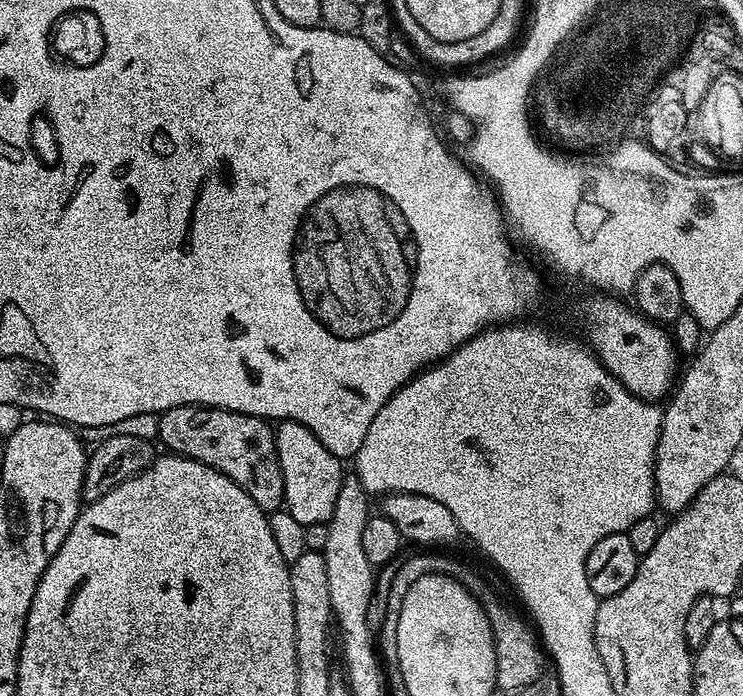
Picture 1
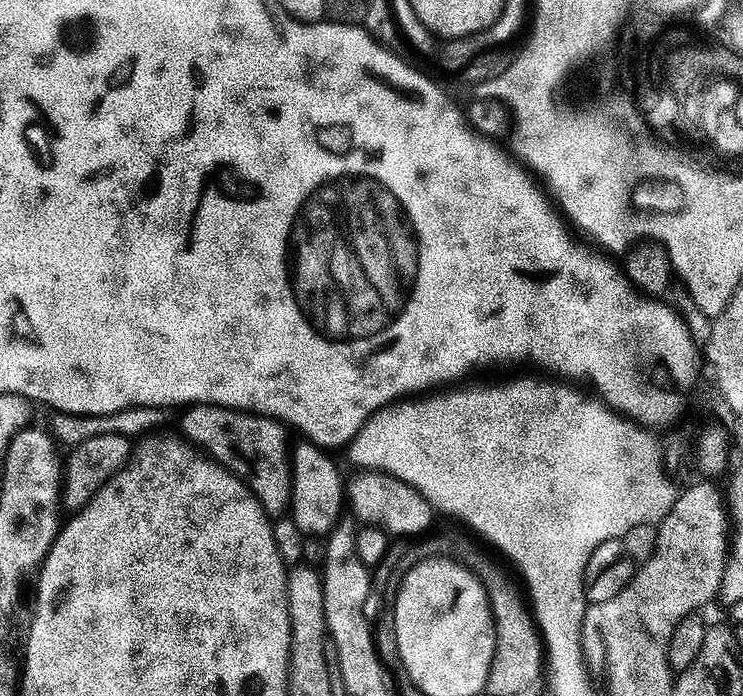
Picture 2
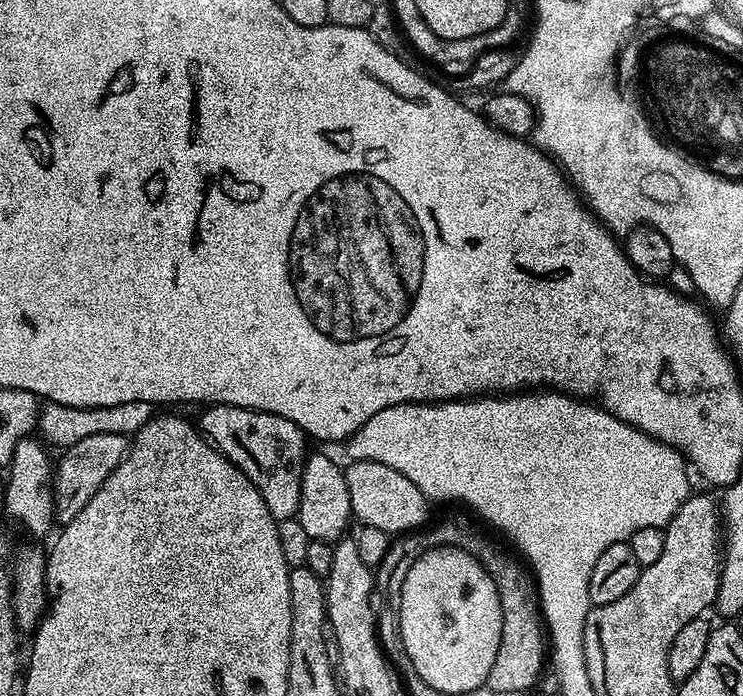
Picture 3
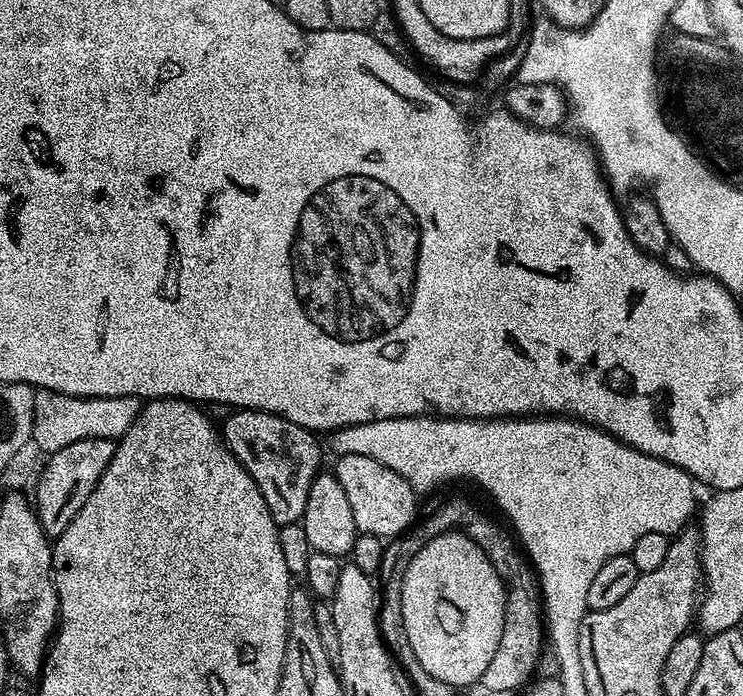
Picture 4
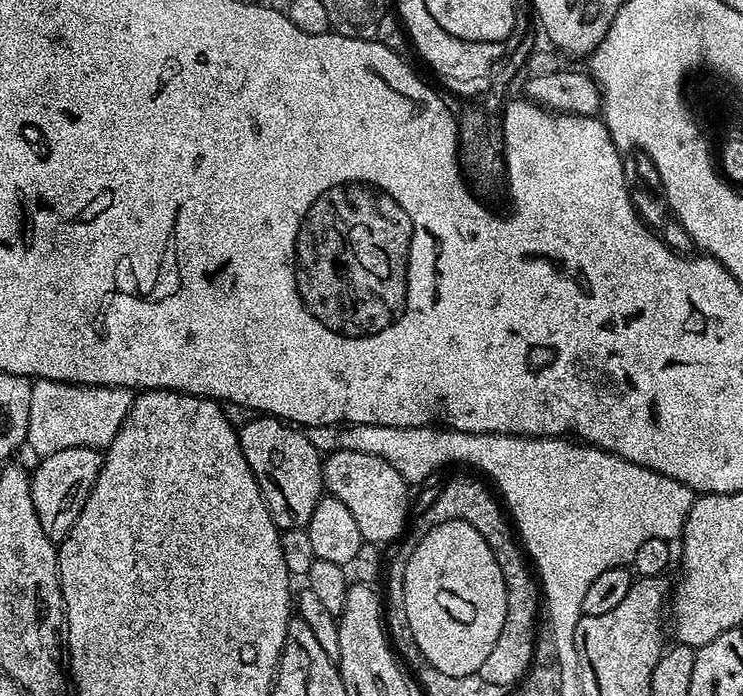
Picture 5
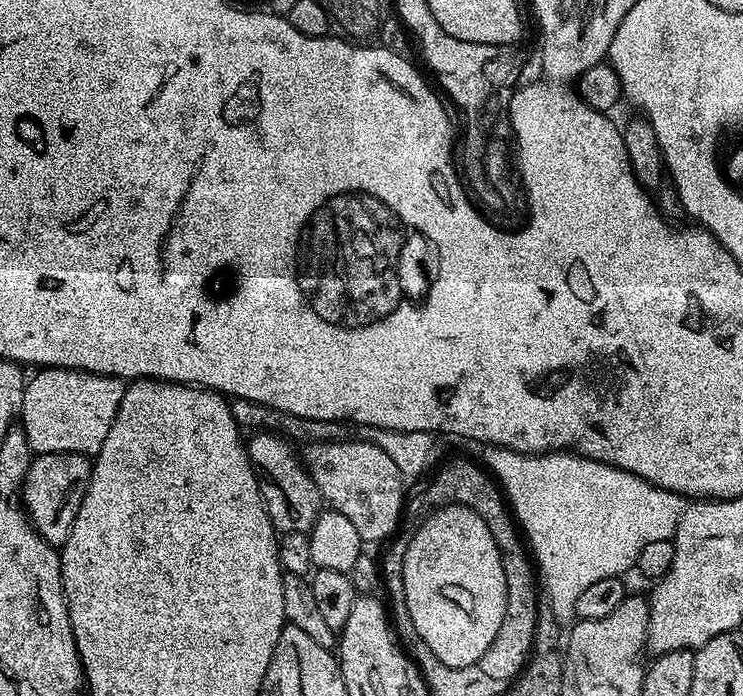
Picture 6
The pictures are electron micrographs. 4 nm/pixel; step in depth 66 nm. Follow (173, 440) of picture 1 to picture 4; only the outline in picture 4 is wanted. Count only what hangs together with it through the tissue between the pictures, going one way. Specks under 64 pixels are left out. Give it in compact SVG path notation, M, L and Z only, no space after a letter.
M241 408L229 411L229 416L222 423L224 444L235 454L238 462L254 478L258 490L262 490L262 498L266 498L266 506L277 526L281 524L298 524L303 521L306 510L306 498L310 496L310 486L321 471L320 444L317 433L298 426L281 416L269 412L255 412L253 408Z

